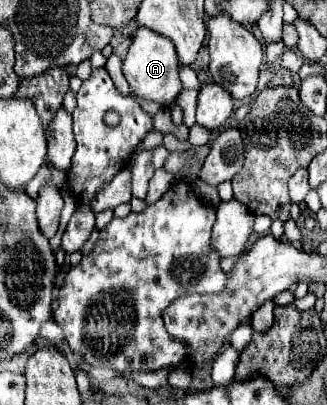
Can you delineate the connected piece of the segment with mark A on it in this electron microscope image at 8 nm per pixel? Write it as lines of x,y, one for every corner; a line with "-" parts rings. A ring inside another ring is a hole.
137,27
121,69
137,99
147,99
147,101
157,101
161,105
169,105
175,101
175,97
181,91
177,53
175,53
173,43
167,37
147,27

